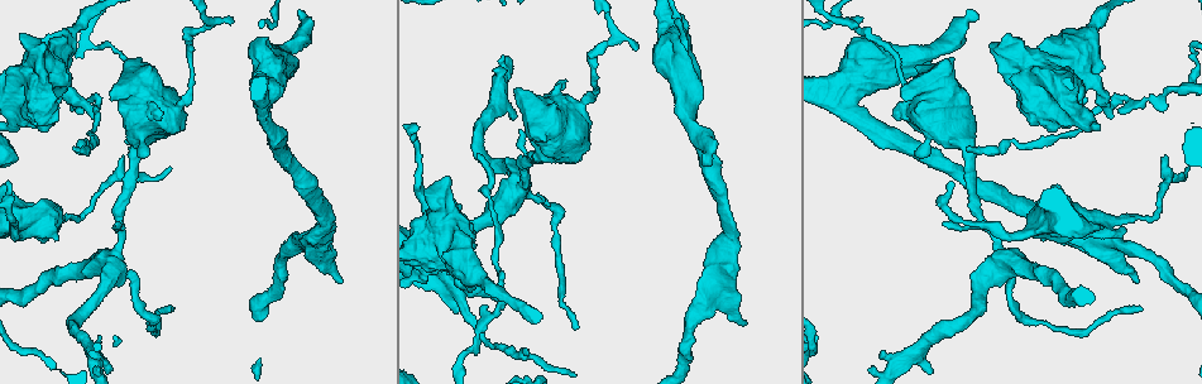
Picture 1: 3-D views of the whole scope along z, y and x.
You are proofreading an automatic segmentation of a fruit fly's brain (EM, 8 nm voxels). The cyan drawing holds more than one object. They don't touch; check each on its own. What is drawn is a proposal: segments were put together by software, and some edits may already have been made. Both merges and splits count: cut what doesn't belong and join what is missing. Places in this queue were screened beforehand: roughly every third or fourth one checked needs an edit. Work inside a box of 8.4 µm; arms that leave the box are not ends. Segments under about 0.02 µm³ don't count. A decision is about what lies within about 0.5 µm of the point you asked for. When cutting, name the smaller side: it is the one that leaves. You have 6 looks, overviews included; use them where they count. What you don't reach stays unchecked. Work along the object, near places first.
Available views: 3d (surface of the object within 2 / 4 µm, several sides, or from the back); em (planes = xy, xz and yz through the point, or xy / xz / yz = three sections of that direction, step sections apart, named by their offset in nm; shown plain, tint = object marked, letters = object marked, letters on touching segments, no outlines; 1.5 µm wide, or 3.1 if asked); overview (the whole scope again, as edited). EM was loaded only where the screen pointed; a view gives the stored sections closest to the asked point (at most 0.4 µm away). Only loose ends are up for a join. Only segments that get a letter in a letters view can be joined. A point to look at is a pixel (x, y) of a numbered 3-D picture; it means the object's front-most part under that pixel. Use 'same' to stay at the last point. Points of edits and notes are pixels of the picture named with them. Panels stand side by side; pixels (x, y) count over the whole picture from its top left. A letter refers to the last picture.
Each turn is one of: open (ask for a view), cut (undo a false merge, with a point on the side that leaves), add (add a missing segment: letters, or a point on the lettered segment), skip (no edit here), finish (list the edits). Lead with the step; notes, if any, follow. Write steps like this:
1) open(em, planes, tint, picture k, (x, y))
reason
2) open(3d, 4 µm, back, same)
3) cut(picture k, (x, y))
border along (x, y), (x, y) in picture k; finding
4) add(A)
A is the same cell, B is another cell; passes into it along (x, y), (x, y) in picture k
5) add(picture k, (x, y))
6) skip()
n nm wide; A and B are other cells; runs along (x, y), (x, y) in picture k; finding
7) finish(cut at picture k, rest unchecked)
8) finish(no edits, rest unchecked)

open(em, planes, tint, picture 1, (343, 280))
branch stops here

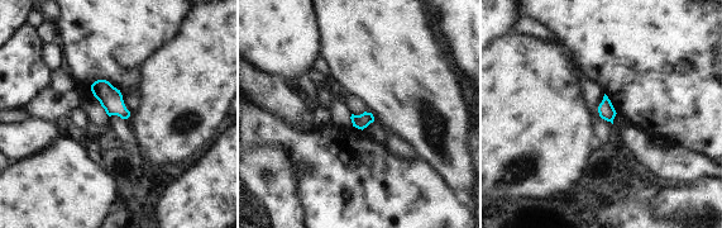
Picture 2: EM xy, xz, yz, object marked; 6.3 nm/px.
open(em, planes, letters, same)

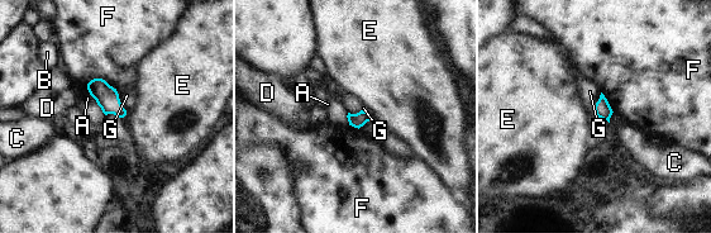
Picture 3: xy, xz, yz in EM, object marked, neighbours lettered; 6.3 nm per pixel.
skip()
A, B, C, D, E, F and G are other cells; border along (367, 110), (371, 118) in picture 3; no lettered segment goes on from it

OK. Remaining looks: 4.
open(em, planes, plain, picture 1, (1107, 111))
three-way junction

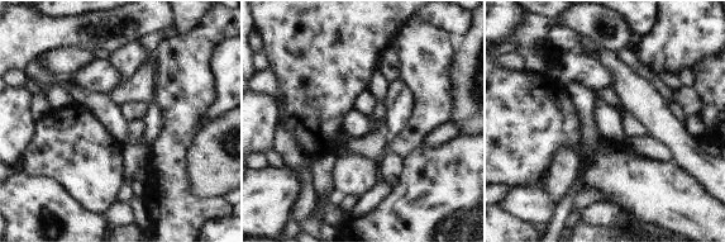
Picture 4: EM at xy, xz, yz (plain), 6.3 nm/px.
open(em, planes, letters, same)
see the neighbours

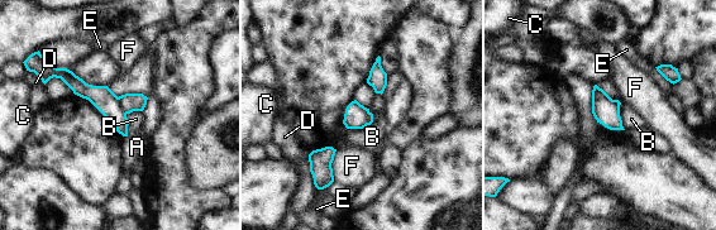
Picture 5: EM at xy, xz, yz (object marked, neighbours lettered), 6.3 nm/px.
cut(picture 5, (130, 102))
D touches over 240 nm; A, B, C, D, E and F are other cells; border along (118, 97), (118, 101), (127, 113) in picture 5; two neurons meet here

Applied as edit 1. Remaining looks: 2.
finish(cut at picture 5, rest unchecked)

